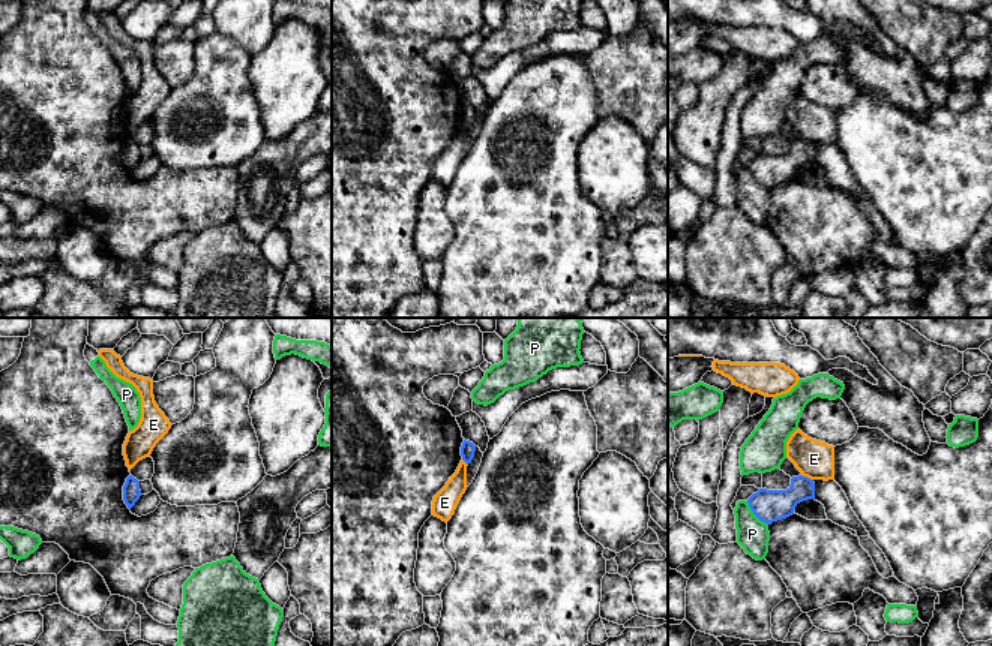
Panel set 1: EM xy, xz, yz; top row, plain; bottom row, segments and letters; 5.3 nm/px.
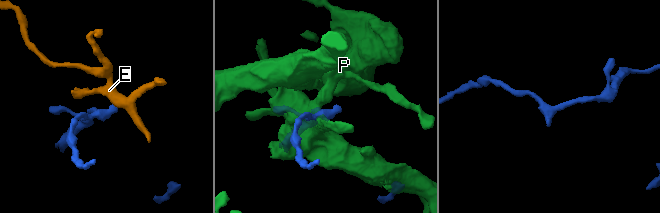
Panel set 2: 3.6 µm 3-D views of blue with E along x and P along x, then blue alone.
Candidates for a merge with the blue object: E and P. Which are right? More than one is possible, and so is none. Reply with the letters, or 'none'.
none

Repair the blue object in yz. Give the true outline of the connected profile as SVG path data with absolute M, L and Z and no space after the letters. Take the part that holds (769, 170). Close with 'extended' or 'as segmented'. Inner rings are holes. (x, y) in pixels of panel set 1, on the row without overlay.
M798 139L791 142L791 150L786 154L759 153L747 163L747 168L761 186L771 189L792 180L795 171L807 163L815 163L815 147Z | as segmented

